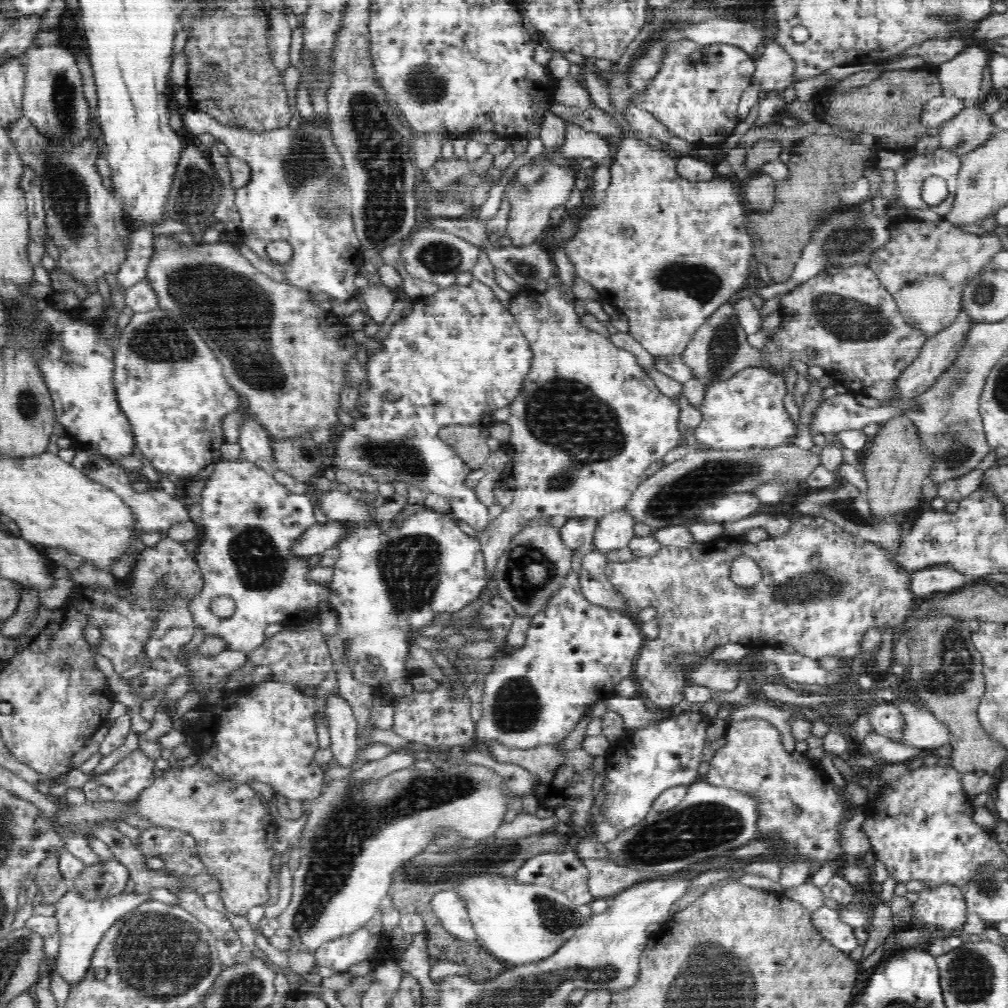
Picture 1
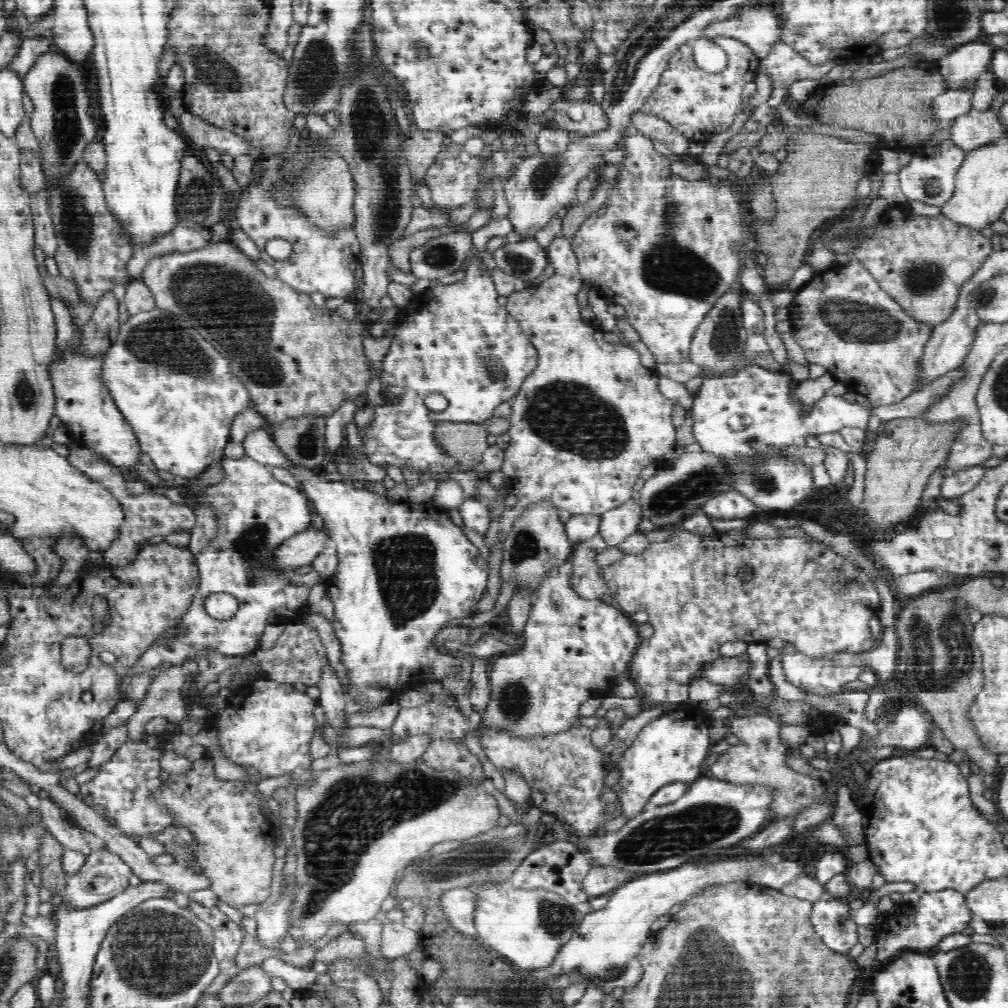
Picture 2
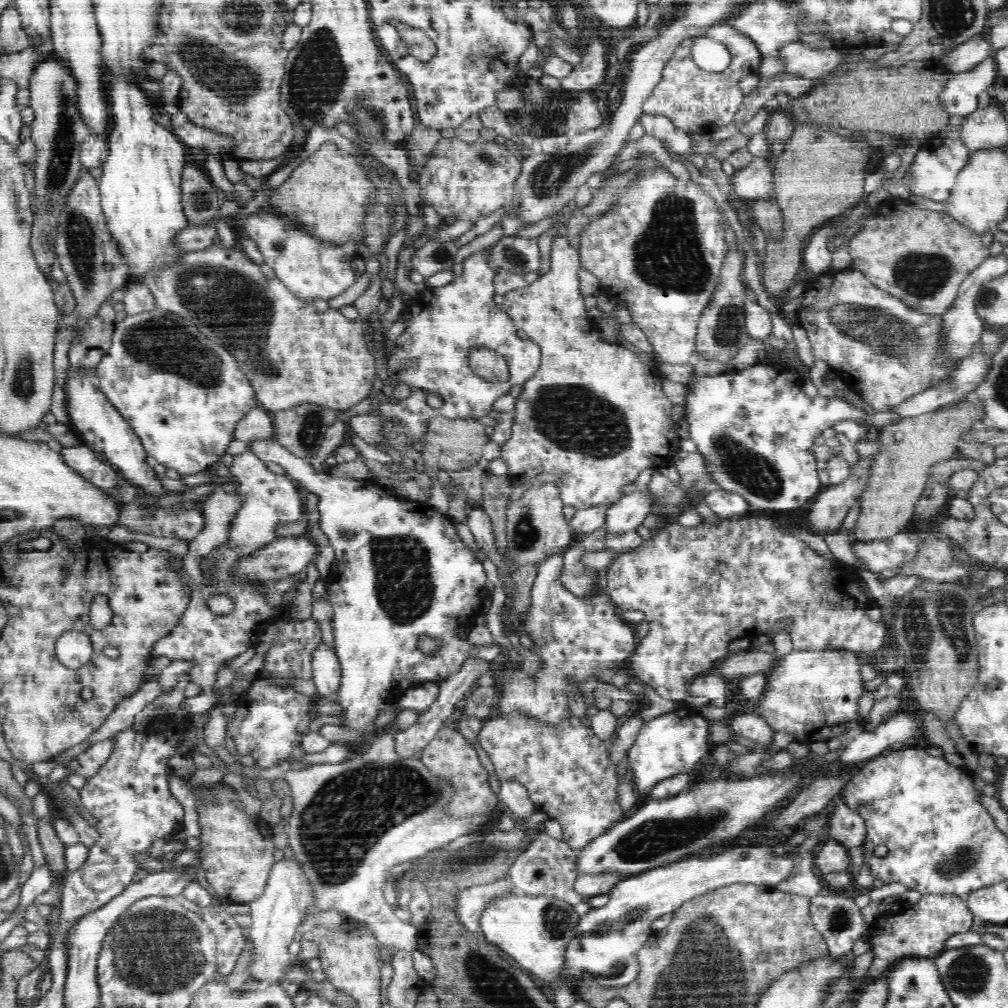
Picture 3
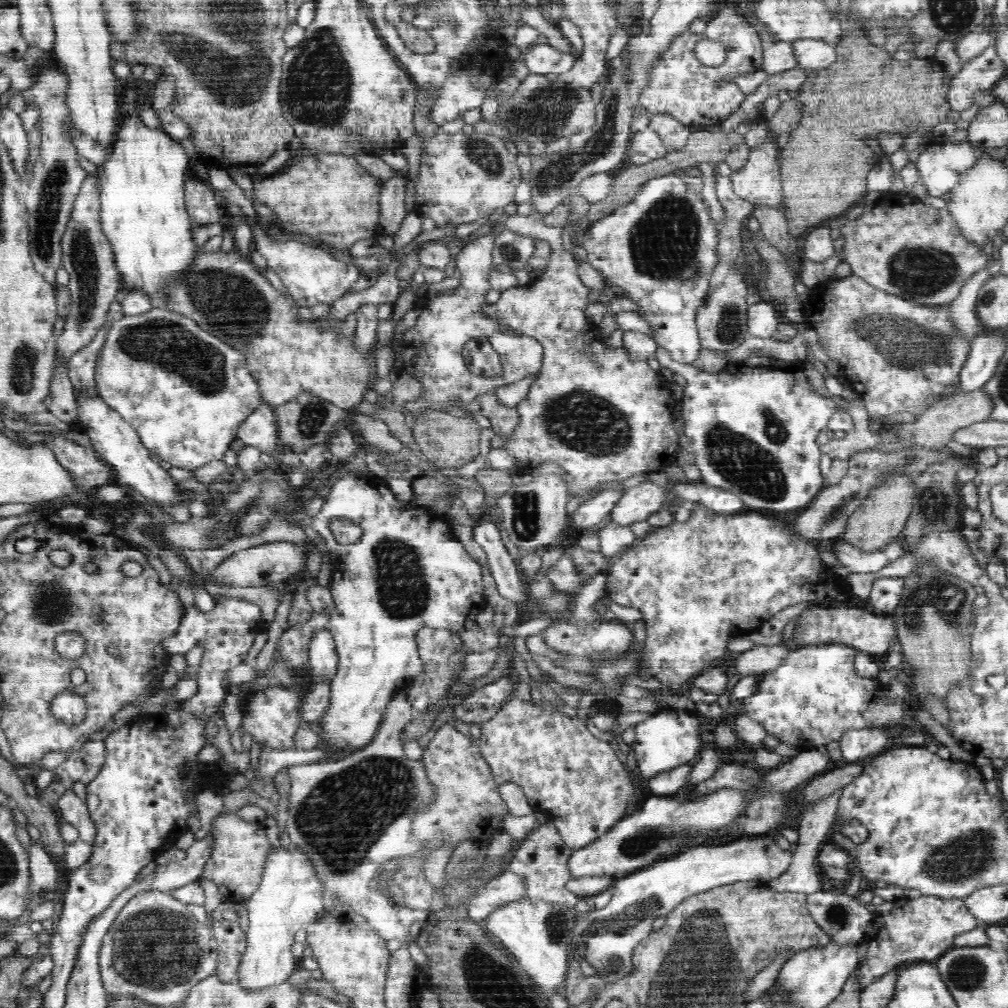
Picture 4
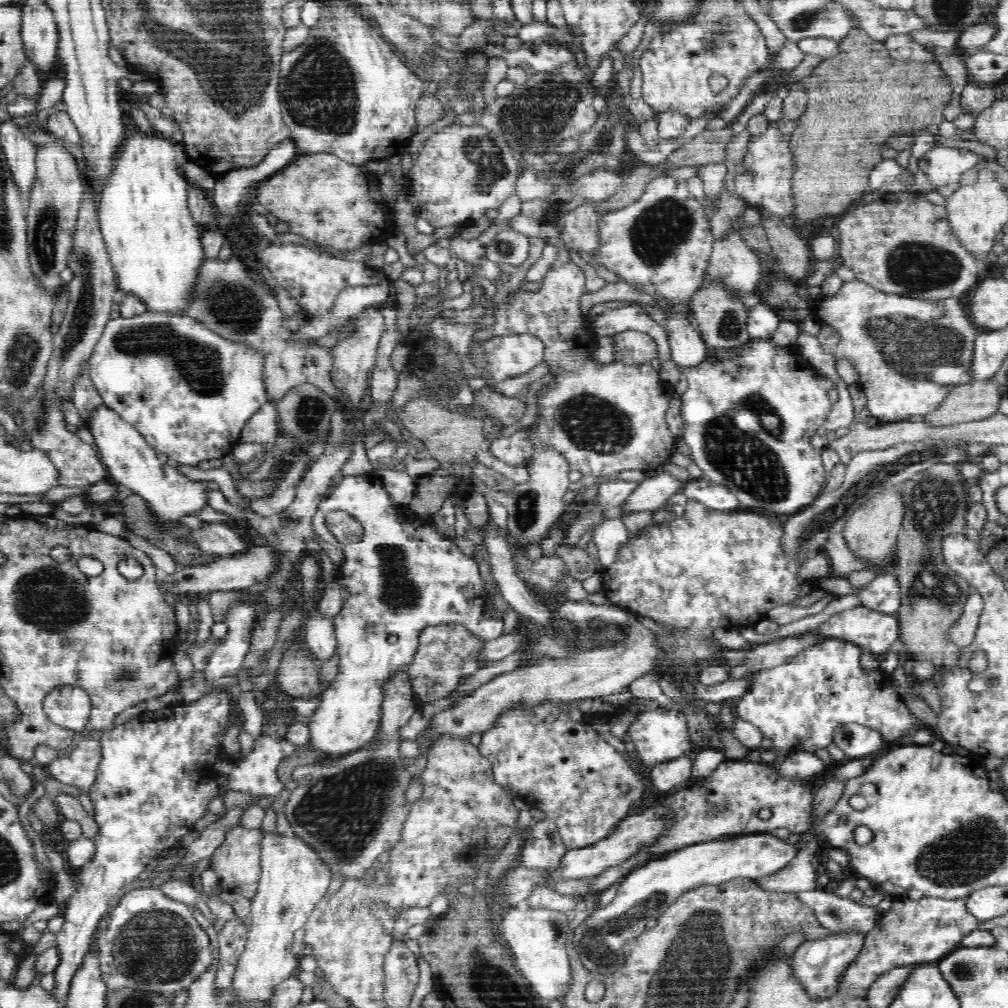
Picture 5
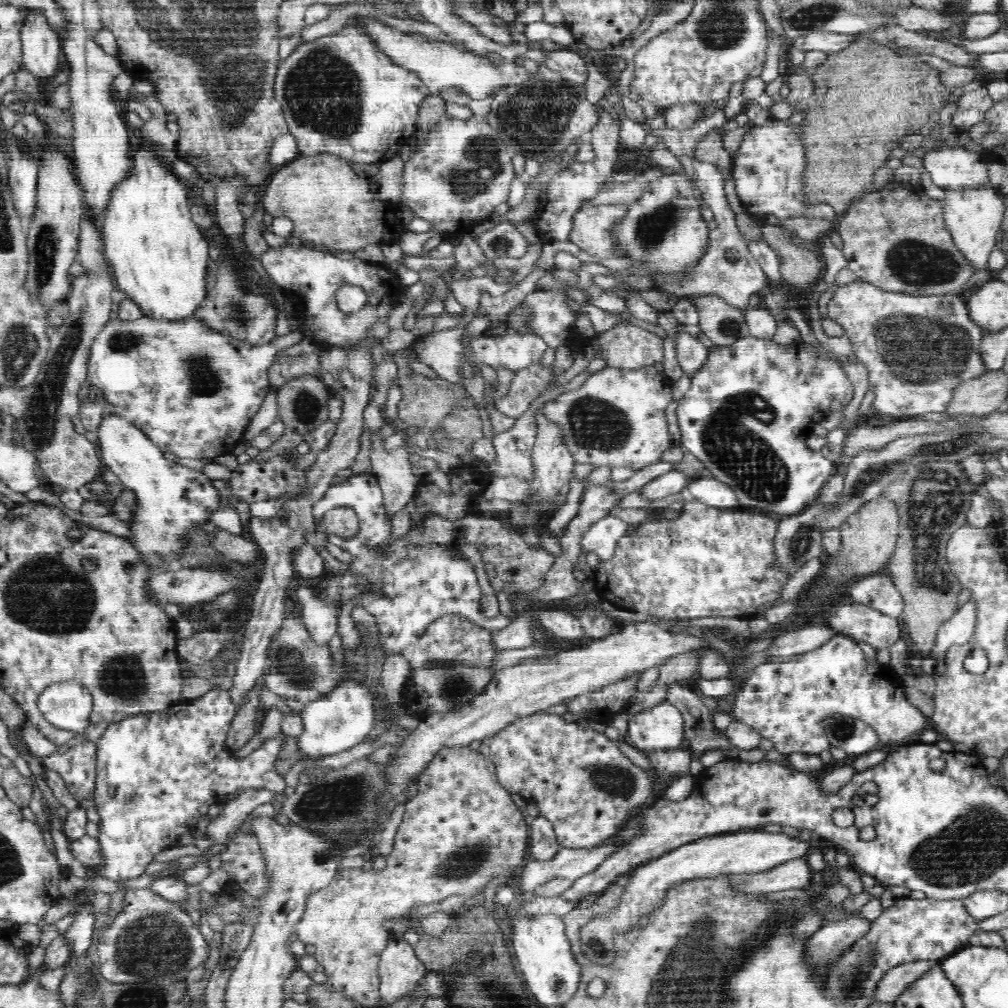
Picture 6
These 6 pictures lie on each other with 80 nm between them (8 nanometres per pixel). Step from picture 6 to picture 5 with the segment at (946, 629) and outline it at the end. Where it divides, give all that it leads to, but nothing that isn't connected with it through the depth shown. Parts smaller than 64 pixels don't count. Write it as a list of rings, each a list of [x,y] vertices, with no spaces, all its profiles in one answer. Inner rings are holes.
[[[972,592],[966,602],[962,617],[946,632],[946,635],[961,647],[967,647],[973,641],[975,632],[983,612],[983,600],[978,593]]]

